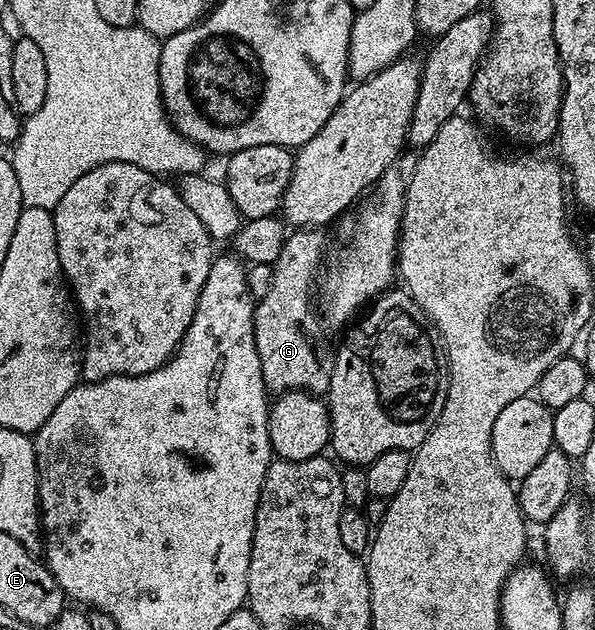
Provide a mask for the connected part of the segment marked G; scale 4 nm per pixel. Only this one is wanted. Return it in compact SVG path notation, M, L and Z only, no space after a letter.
M294 229L287 234L280 255L272 264L271 285L254 308L256 353L260 353L267 392L306 391L322 397L330 390L334 355L306 332L316 330L319 323L315 304L310 304L310 290L315 290L323 266L322 233L318 229Z

